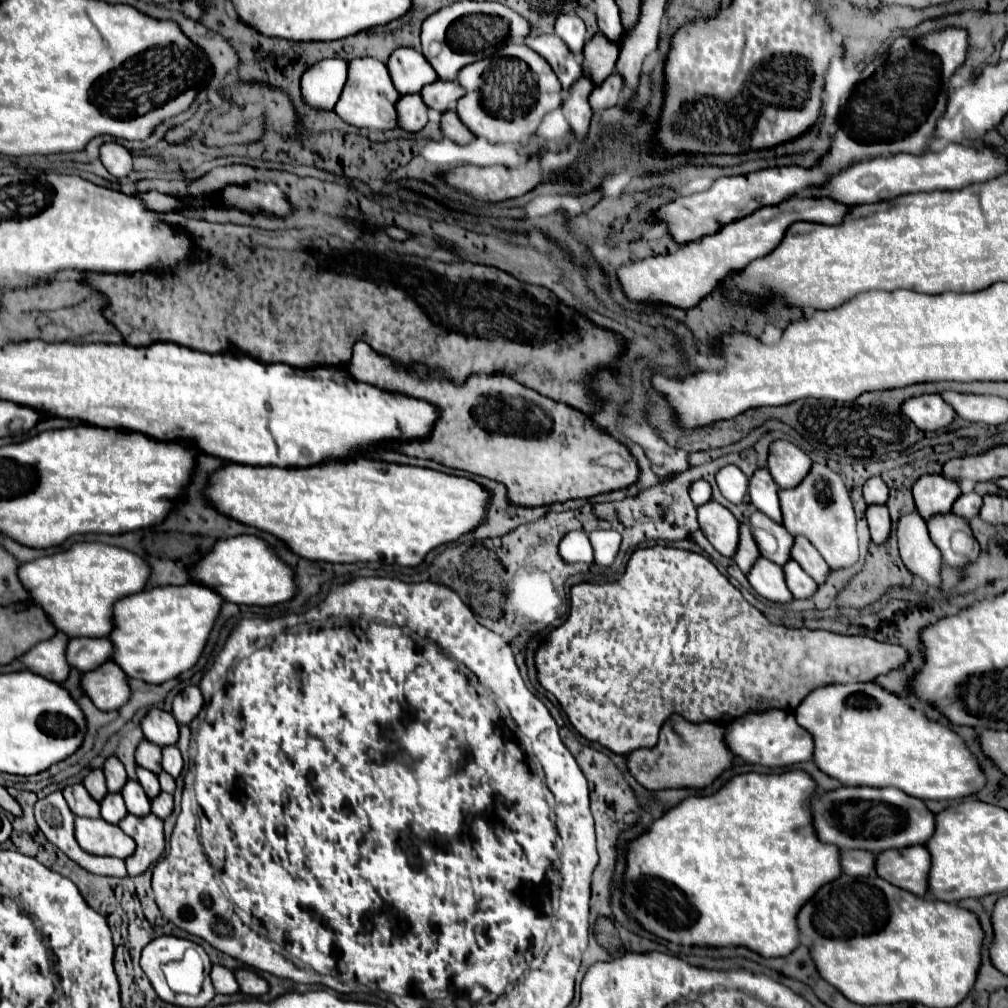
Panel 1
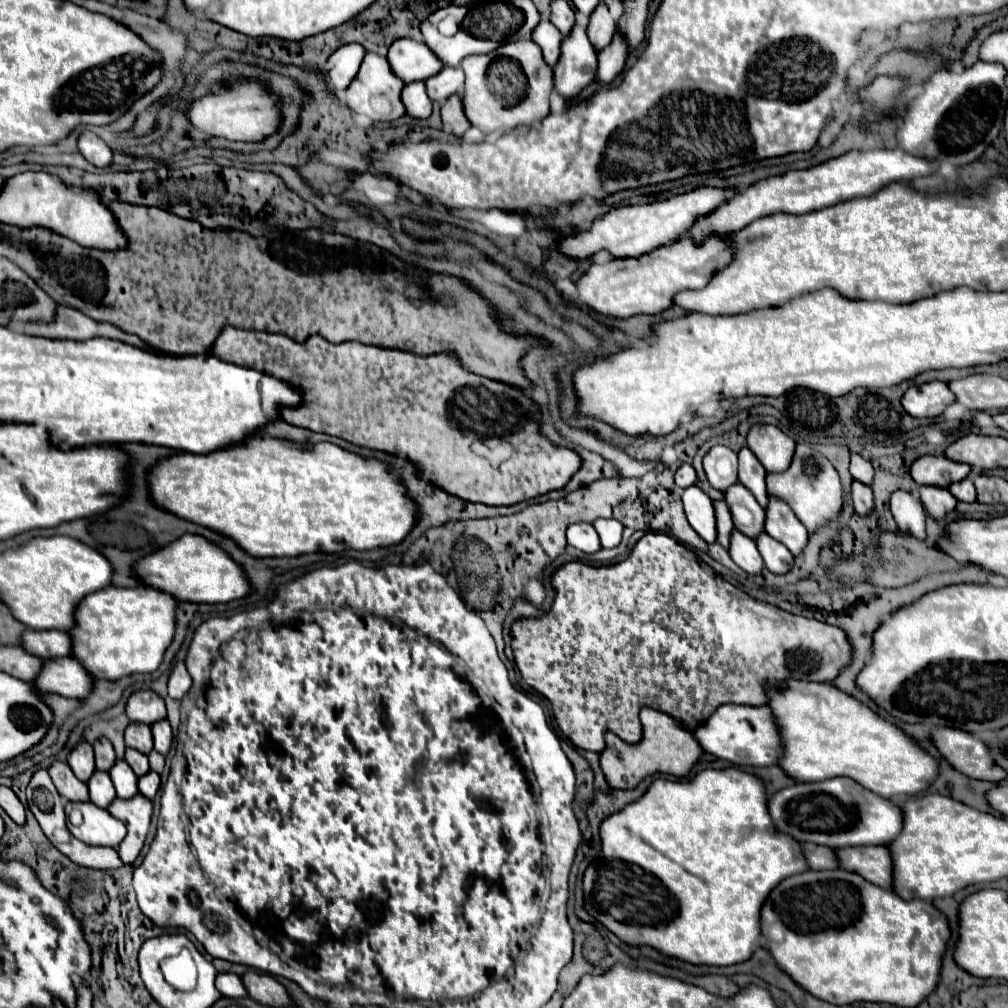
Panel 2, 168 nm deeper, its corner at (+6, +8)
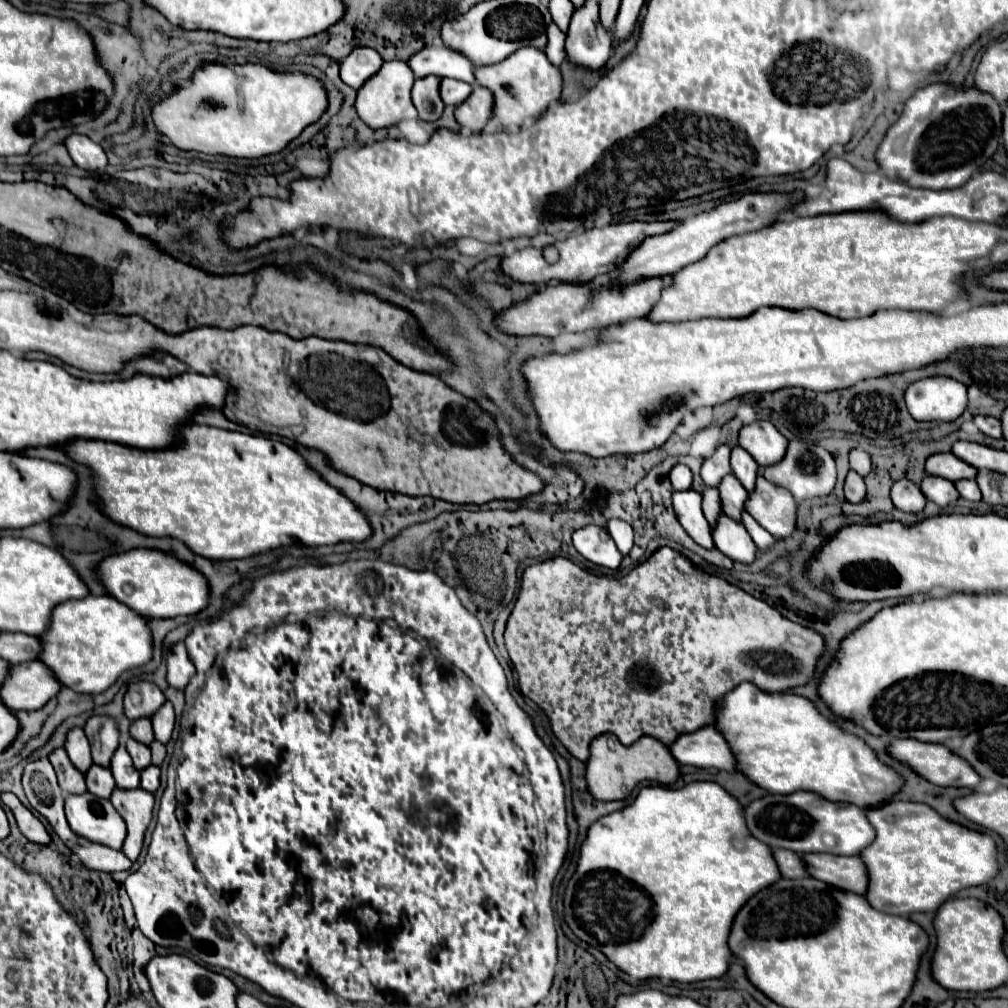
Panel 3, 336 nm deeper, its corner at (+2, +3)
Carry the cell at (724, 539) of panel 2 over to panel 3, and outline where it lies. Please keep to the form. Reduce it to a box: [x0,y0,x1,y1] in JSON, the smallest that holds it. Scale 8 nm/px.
[702,487,722,527]

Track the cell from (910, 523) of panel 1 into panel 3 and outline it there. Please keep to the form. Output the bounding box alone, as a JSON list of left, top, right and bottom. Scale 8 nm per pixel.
[892,481,926,513]

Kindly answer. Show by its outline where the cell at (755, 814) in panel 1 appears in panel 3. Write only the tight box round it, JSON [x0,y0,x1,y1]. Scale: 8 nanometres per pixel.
[564,781,782,983]

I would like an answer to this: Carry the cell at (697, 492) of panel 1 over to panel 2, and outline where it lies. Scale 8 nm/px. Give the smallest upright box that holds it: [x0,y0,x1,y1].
[674,464,696,488]

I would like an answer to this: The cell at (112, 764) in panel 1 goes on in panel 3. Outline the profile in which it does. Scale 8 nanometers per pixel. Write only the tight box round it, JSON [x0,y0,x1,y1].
[84,715,118,767]

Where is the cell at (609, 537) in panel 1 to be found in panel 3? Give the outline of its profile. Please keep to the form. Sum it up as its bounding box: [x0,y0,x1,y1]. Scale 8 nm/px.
[606,519,634,555]

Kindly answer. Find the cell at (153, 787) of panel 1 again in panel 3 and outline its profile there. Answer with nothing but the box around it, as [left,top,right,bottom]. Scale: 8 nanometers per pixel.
[126,739,150,771]

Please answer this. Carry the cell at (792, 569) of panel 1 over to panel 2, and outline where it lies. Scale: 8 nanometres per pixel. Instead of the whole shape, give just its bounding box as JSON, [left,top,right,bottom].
[756,532,794,574]

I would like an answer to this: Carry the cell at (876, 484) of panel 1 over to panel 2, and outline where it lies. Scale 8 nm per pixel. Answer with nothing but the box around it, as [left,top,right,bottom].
[850,454,874,484]

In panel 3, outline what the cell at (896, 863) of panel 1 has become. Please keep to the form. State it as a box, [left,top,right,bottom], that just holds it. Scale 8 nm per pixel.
[802,853,868,895]

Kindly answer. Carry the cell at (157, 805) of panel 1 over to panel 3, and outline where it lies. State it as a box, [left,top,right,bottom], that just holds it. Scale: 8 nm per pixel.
[140,765,160,793]

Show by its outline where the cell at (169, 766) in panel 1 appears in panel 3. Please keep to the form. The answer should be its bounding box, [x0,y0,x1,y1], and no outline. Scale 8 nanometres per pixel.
[152,703,174,745]

